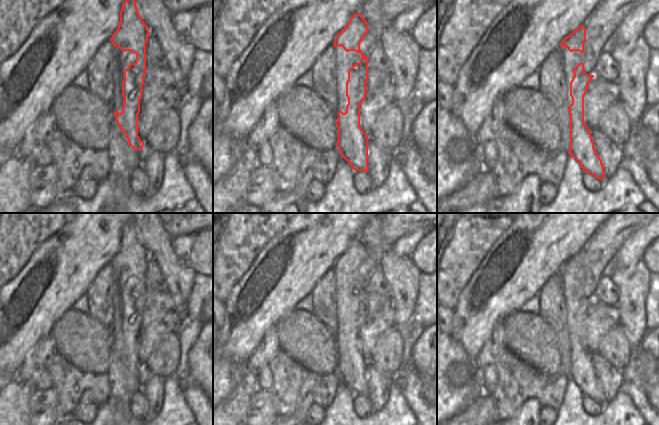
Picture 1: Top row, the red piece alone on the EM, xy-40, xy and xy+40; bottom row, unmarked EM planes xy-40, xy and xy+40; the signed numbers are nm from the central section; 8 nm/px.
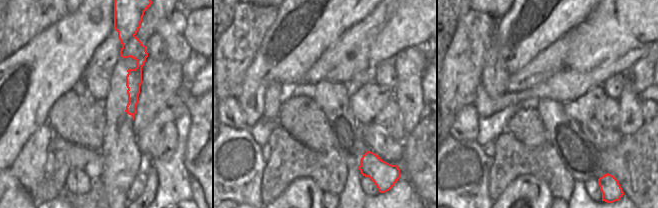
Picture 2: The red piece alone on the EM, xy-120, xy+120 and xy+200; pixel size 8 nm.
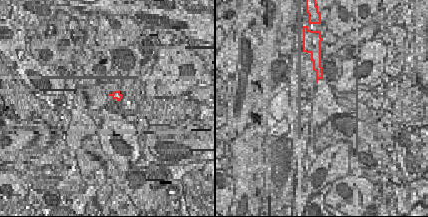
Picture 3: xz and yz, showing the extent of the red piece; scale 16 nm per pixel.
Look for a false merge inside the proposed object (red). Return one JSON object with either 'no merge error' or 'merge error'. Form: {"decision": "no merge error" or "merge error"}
{"decision": "no merge error"}

